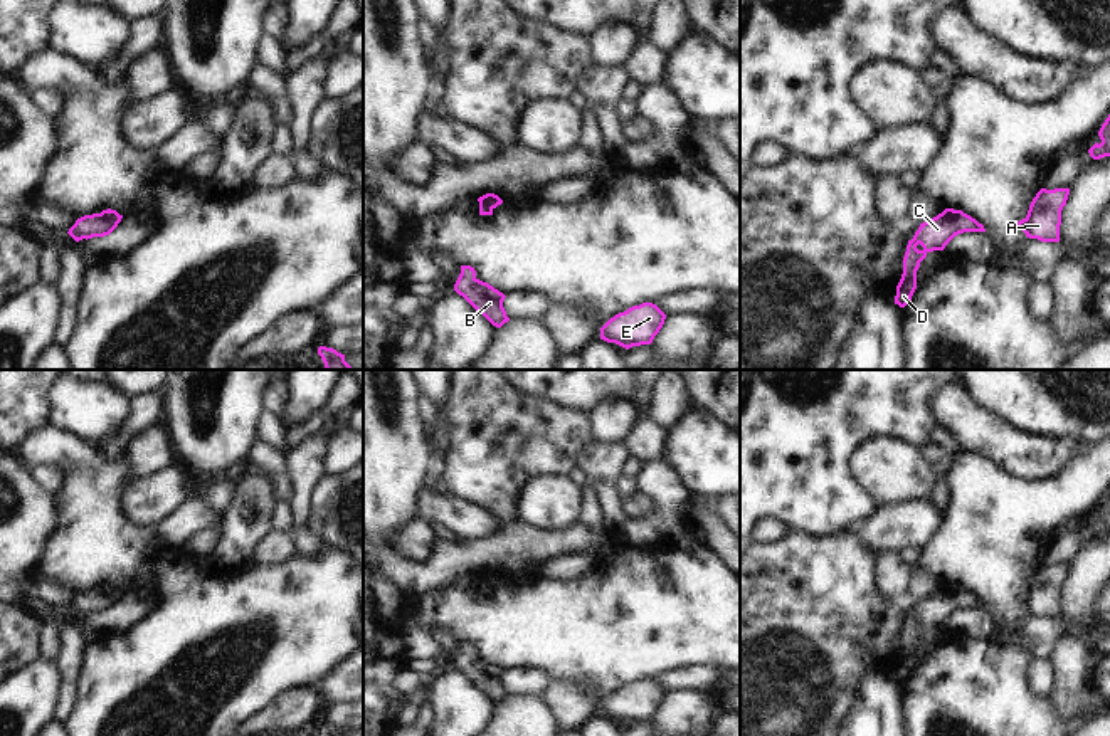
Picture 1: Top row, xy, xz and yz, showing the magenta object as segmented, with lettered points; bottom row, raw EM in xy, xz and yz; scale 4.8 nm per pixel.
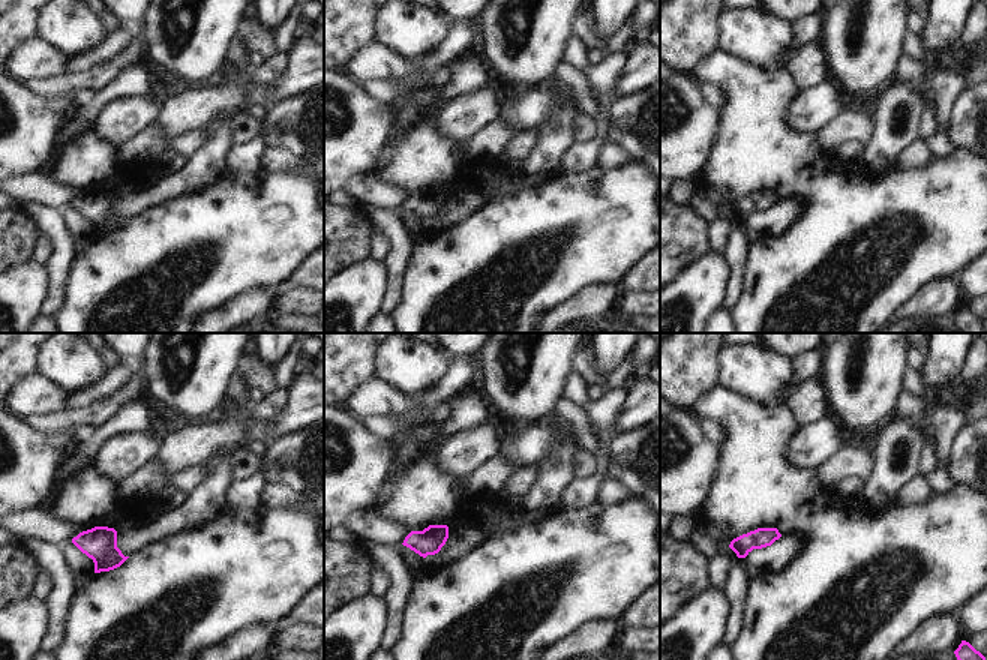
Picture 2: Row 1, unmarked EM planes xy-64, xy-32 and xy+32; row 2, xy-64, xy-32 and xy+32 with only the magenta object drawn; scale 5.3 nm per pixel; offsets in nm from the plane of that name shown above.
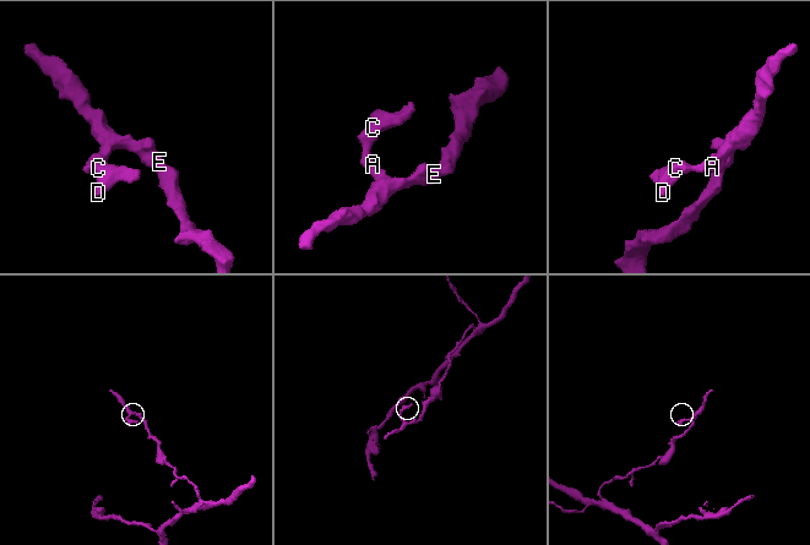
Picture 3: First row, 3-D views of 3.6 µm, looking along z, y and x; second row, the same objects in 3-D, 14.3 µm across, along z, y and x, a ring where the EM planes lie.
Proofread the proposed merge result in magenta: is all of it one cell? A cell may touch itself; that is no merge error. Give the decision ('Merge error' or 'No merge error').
No merge error

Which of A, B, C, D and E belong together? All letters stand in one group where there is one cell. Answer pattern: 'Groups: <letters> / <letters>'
Groups: A B C D E

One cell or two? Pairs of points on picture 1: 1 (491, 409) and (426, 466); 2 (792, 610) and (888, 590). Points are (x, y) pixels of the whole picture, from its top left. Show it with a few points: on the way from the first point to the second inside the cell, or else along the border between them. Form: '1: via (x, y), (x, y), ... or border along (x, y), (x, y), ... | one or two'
1: border along (439, 462), (436, 473) | two
2: border along (875, 557), (877, 590), (893, 604) | two

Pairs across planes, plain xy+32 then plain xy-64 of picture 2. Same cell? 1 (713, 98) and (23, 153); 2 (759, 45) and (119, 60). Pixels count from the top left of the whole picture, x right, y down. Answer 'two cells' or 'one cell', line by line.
1: two cells
2: two cells

